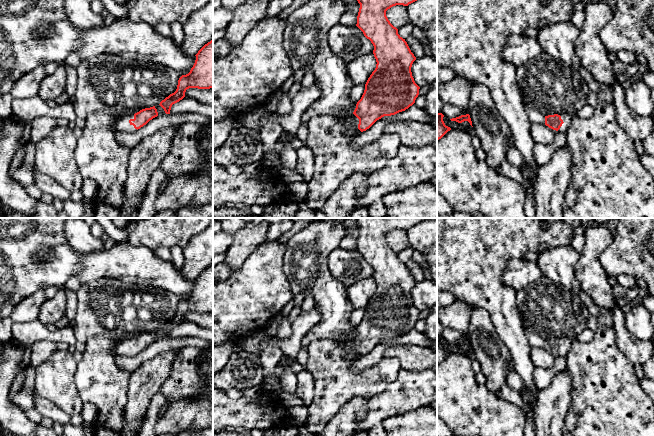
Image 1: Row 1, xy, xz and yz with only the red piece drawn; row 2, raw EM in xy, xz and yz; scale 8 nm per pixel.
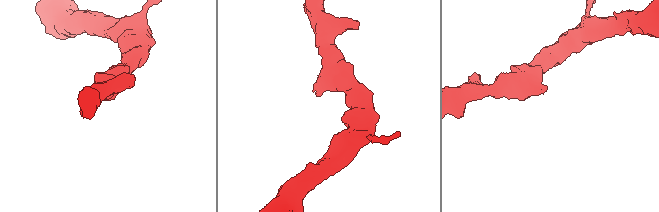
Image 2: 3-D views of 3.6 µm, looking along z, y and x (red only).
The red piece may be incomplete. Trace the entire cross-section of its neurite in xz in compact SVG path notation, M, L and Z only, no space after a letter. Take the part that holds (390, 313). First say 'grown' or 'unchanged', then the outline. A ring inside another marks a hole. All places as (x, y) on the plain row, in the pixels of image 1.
grown | M357 218L360 232L356 250L373 268L373 278L377 288L365 308L364 317L357 326L354 336L340 335L337 340L346 342L361 356L369 353L384 340L405 335L415 327L419 319L420 311L415 307L411 296L416 281L411 276L405 263L398 258L398 253L388 244L386 235L396 229L408 230L420 221L427 219L429 218Z

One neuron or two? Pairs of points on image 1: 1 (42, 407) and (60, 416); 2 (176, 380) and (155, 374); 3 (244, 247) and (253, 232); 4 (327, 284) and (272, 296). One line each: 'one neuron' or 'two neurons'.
1: one neuron
2: two neurons
3: one neuron
4: two neurons

